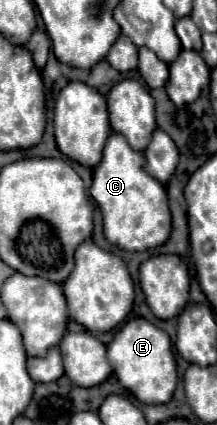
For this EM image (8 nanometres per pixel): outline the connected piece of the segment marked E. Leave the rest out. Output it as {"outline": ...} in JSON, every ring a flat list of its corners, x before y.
{"outline":[[146,318,128,320,108,344,108,362,120,384,144,404,164,404,172,398,178,374,170,336]]}

